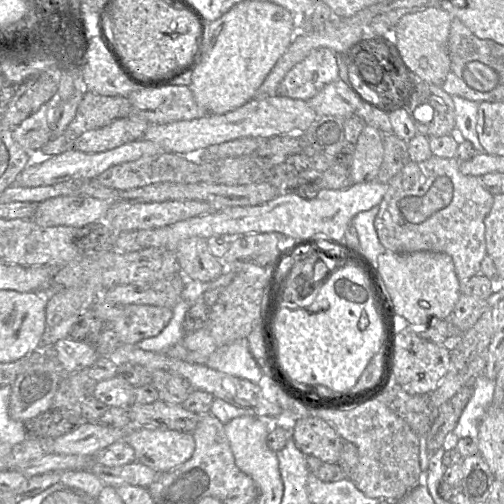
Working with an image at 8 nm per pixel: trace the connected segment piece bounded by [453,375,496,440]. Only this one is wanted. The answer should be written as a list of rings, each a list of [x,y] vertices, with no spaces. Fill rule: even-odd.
[[[480,375],[475,379],[472,397],[453,430],[459,439],[478,440],[480,422],[493,404],[495,388],[496,381],[485,375]]]

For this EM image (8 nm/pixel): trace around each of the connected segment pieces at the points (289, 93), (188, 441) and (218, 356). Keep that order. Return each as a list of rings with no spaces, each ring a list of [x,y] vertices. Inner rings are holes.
[[[319,48],[285,75],[276,96],[308,101],[337,79],[339,68],[336,54],[328,48]]]
[[[134,428],[124,440],[134,449],[137,462],[158,473],[183,464],[195,449],[193,435],[176,430]]]
[[[245,340],[219,347],[205,365],[211,369],[257,384],[263,371],[253,358]]]

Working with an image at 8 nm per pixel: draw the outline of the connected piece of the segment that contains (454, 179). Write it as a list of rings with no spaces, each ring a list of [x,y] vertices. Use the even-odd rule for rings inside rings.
[[[433,155],[423,162],[408,161],[387,184],[388,190],[379,204],[379,212],[374,221],[379,241],[387,251],[445,253],[454,262],[460,284],[465,284],[479,274],[481,262],[487,256],[484,221],[494,201],[494,197],[484,187],[481,177],[462,174],[456,158]]]

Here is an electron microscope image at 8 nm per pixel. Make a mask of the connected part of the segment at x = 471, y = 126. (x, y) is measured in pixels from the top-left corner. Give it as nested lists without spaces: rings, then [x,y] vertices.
[[[452,96],[452,99],[455,110],[455,130],[452,134],[456,134],[460,141],[470,142],[476,153],[484,154],[476,130],[479,103],[458,96]]]

